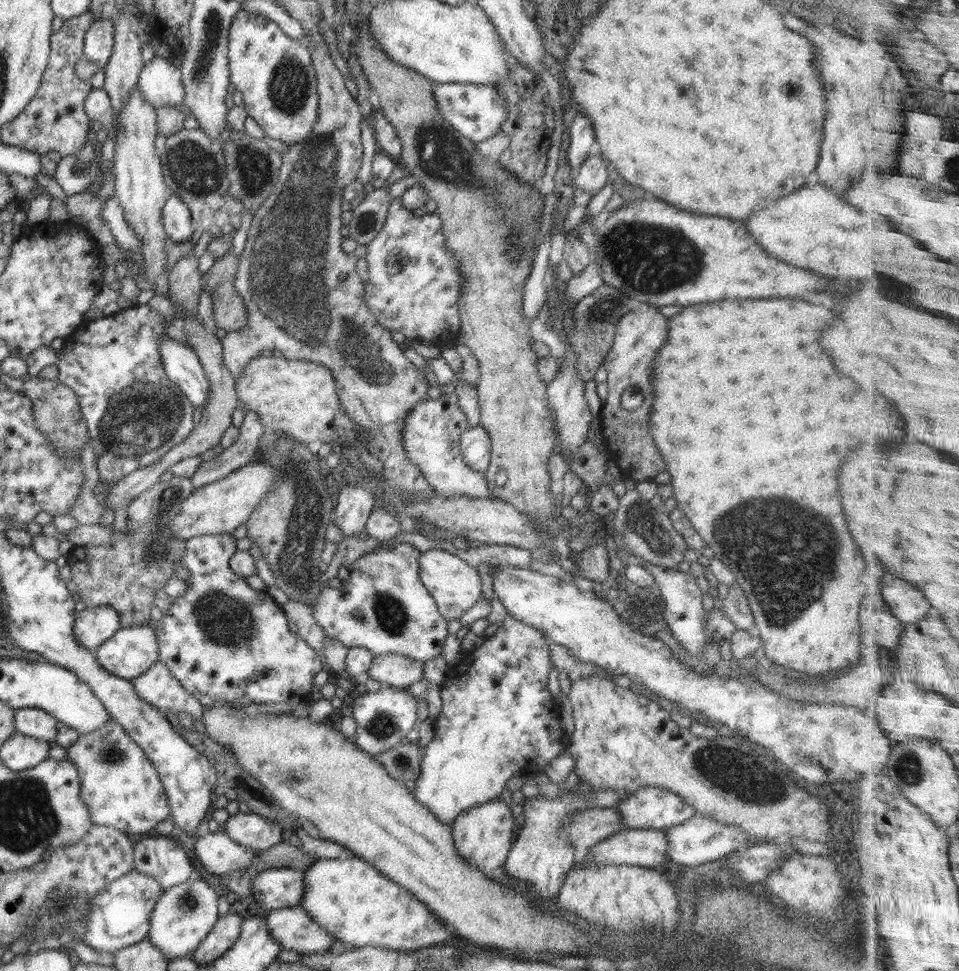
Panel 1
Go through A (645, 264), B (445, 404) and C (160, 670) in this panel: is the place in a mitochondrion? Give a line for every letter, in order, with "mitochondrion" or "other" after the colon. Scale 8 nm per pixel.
A: mitochondrion
B: other
C: other

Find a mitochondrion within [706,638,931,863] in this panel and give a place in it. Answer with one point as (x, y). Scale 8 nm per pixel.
(908, 767)

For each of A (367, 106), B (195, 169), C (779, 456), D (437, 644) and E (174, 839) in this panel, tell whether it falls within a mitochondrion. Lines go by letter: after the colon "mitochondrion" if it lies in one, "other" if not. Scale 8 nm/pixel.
A: other
B: mitochondrion
C: other
D: other
E: other

